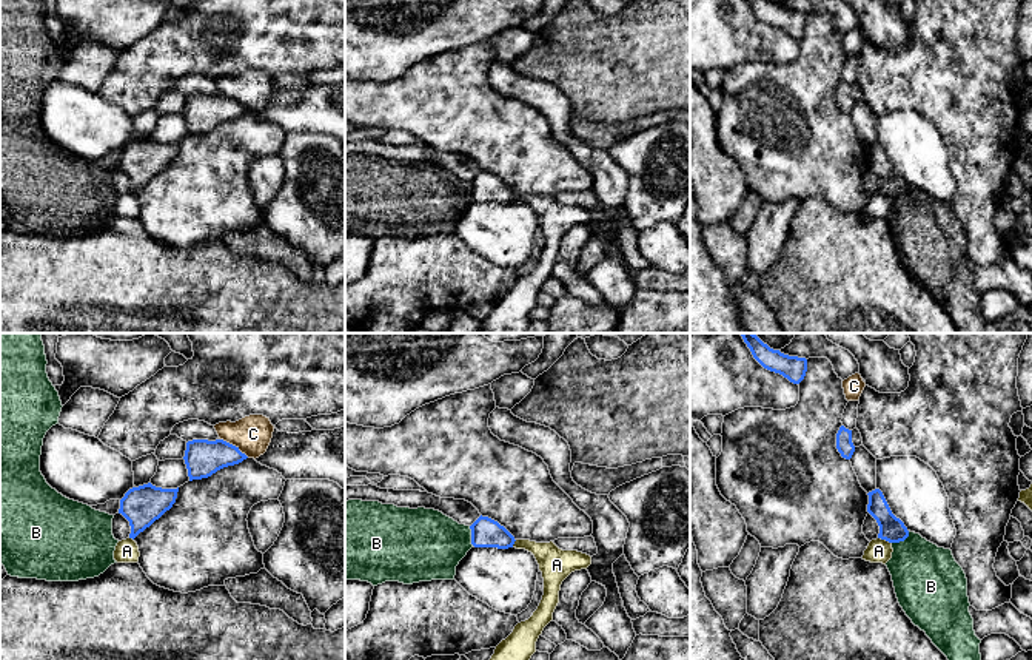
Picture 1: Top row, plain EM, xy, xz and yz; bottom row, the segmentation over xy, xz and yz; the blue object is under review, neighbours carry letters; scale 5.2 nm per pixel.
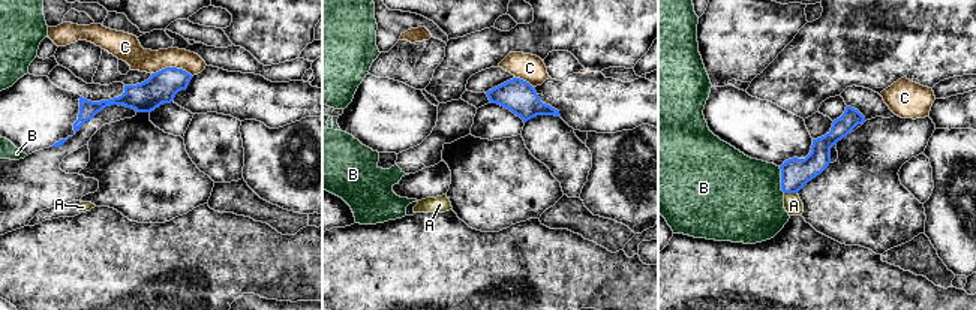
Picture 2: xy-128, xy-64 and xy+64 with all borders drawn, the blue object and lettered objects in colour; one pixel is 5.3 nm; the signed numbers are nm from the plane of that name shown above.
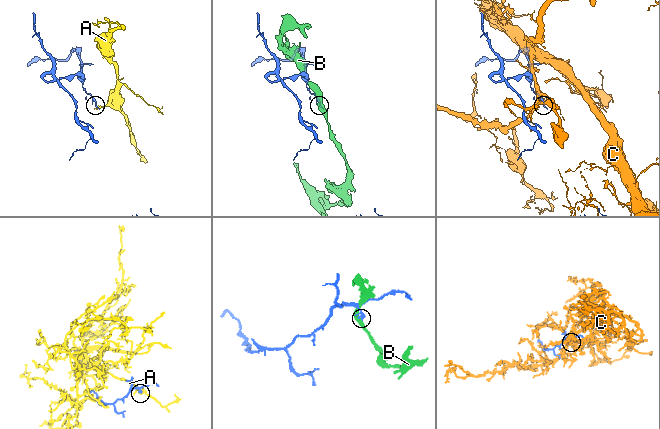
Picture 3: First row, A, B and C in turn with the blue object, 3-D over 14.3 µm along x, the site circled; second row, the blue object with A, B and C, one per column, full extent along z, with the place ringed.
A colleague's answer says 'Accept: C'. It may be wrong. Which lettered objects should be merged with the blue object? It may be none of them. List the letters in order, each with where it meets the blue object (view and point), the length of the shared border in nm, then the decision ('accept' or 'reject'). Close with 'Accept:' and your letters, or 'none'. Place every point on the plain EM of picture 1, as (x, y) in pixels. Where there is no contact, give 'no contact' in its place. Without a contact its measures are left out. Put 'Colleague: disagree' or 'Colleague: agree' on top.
Colleague: disagree
A: contact yz (884, 193); length 80 nm; reject
B: contact yz (901, 195); length 120 nm; reject
C: contact xy (234, 101); length 180 nm; reject
Accept: none

